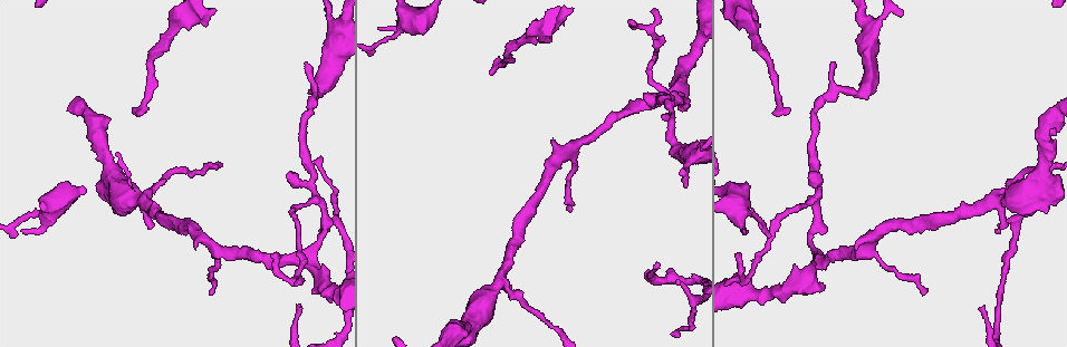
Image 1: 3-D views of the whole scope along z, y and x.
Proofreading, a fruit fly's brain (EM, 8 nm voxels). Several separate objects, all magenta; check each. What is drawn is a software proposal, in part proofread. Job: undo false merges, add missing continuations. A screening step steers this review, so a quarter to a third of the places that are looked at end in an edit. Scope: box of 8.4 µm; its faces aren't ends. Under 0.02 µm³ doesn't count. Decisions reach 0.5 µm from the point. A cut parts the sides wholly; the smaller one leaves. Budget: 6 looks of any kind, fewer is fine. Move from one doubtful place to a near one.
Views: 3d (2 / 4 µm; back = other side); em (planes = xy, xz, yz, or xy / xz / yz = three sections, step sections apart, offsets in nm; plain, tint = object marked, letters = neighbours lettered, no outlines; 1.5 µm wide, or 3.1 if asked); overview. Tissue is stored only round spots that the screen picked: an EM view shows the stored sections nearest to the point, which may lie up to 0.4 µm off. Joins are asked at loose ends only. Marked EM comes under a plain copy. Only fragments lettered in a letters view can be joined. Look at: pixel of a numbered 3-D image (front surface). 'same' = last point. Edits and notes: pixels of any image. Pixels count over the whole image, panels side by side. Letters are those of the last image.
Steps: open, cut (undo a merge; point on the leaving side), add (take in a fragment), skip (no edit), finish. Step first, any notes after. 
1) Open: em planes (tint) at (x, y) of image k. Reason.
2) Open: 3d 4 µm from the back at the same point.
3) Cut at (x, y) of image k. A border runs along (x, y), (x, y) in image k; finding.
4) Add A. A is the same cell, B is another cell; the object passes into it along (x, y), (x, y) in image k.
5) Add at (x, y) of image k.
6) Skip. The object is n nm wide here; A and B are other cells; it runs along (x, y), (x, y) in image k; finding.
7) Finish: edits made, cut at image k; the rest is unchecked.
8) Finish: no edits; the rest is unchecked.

Open: em xz step 8 (tint) at (142, 201) of image 1. Calibre changes.

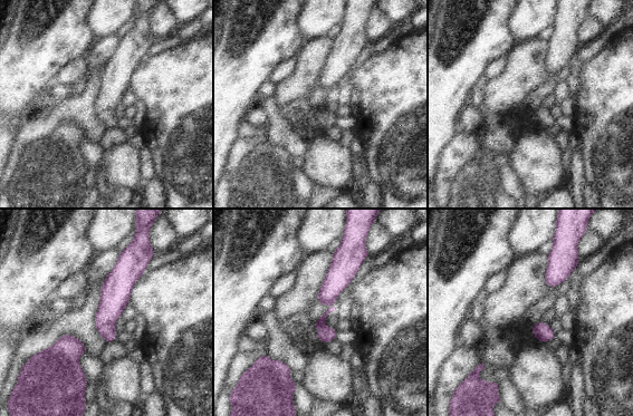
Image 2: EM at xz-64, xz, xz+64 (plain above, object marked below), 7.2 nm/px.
Open: em xz step 8 (letters) at the same point. What lies round it.

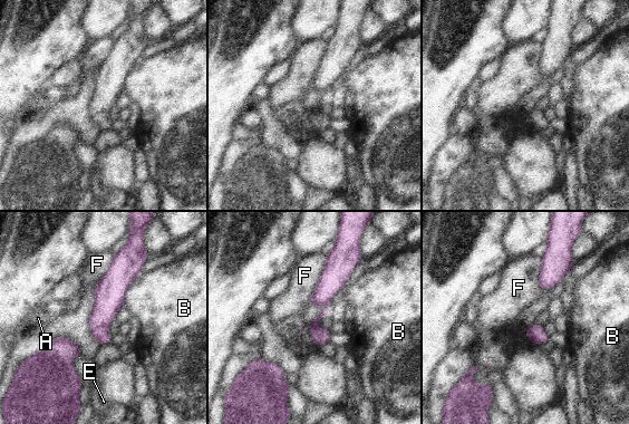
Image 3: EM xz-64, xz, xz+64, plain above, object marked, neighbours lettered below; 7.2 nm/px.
Skip. A, B, E and F are other cells; it runs along (125, 258), (103, 314), (103, 341) in image 3; all the same cell.

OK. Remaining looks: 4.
Open: em planes (letters) at (657, 266) of image 1. An open end.

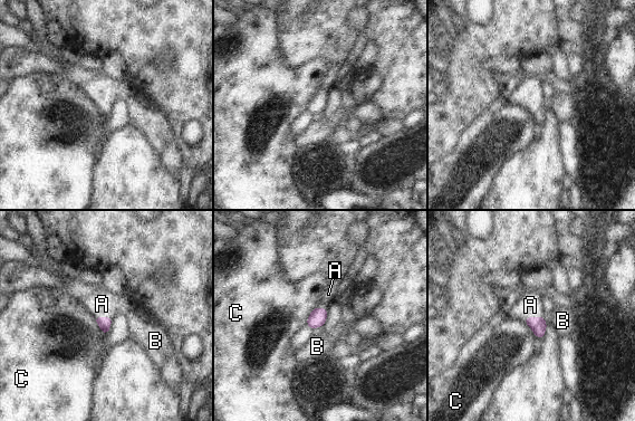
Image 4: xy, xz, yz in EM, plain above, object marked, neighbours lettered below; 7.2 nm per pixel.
Add A. A is the same cell, B and C are other cells; the object passes into it along (538, 325), (532, 317), (530, 305) in image 4; the cell continues.

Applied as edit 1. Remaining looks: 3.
Open: overview.

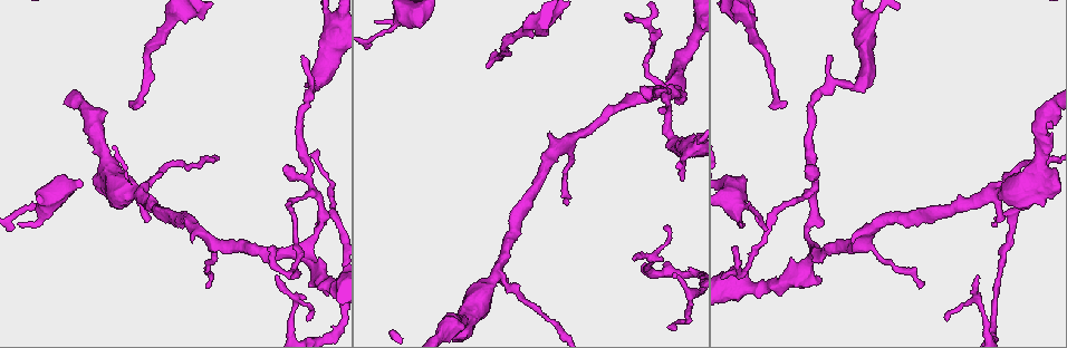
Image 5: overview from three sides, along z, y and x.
Open: em planes (letters) at (784, 104) of image 5. Free end.

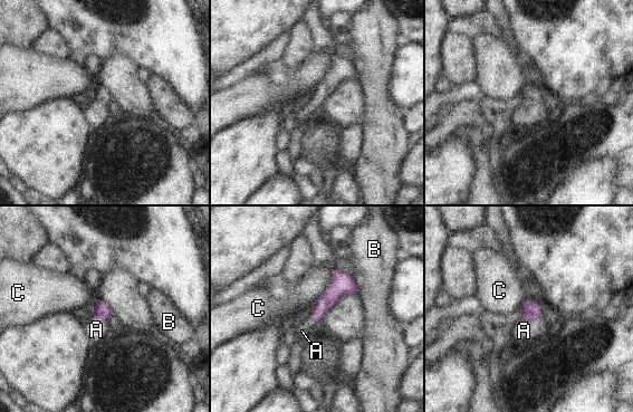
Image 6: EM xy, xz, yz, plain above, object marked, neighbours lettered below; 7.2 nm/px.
Add A. The object is 110 nm wide here; the longest contact is with C, 280 nm; A is the same cell, B and C are other cells; the cell continues.

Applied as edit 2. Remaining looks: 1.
Finish: edits made, add at image 4, add at image 6; the rest is unchecked.

